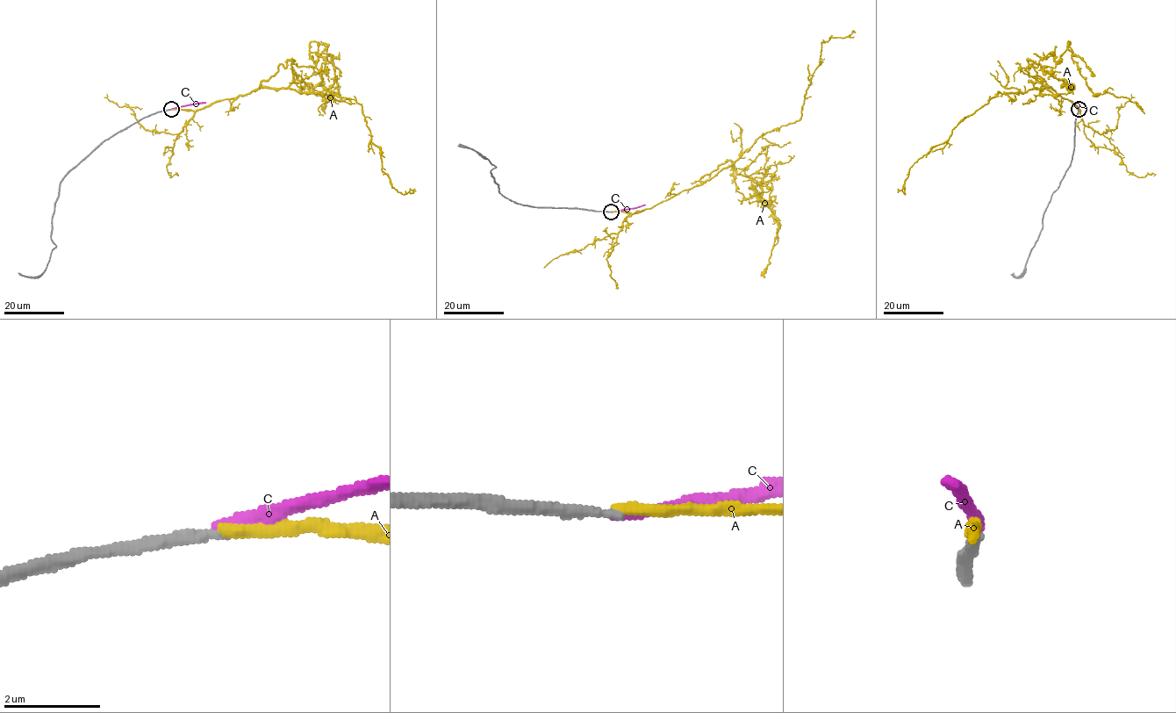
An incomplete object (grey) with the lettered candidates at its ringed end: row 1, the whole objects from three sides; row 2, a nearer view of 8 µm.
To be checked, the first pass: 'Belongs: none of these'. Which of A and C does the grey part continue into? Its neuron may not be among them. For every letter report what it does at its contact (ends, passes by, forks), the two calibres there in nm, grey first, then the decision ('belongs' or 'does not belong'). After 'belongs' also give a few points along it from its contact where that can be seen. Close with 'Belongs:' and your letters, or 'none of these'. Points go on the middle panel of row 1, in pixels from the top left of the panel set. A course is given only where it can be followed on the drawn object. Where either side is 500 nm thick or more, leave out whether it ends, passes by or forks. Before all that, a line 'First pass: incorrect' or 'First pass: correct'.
First pass: incorrect
A: it ends | 200/240 nm | does not belong
C: it ends | 240/240 nm | belongs | via (611, 212), (645, 205)
Belongs: C

